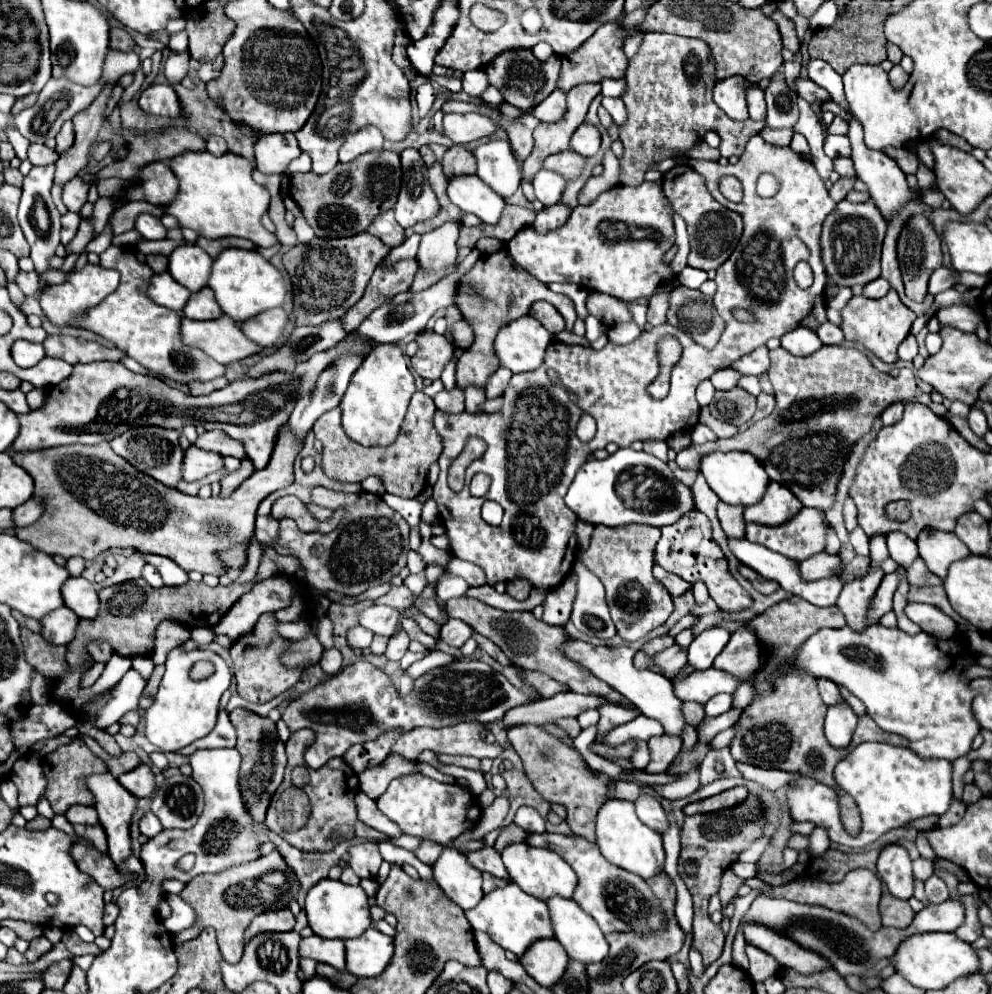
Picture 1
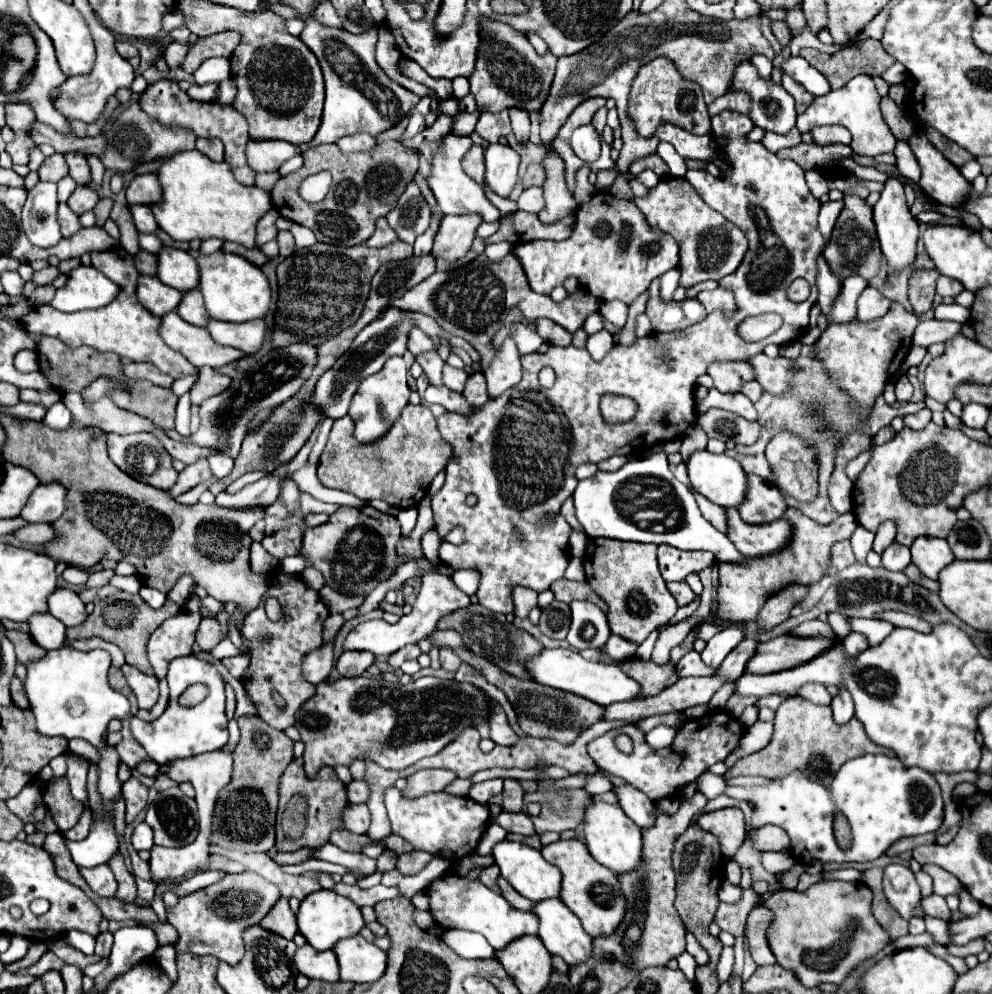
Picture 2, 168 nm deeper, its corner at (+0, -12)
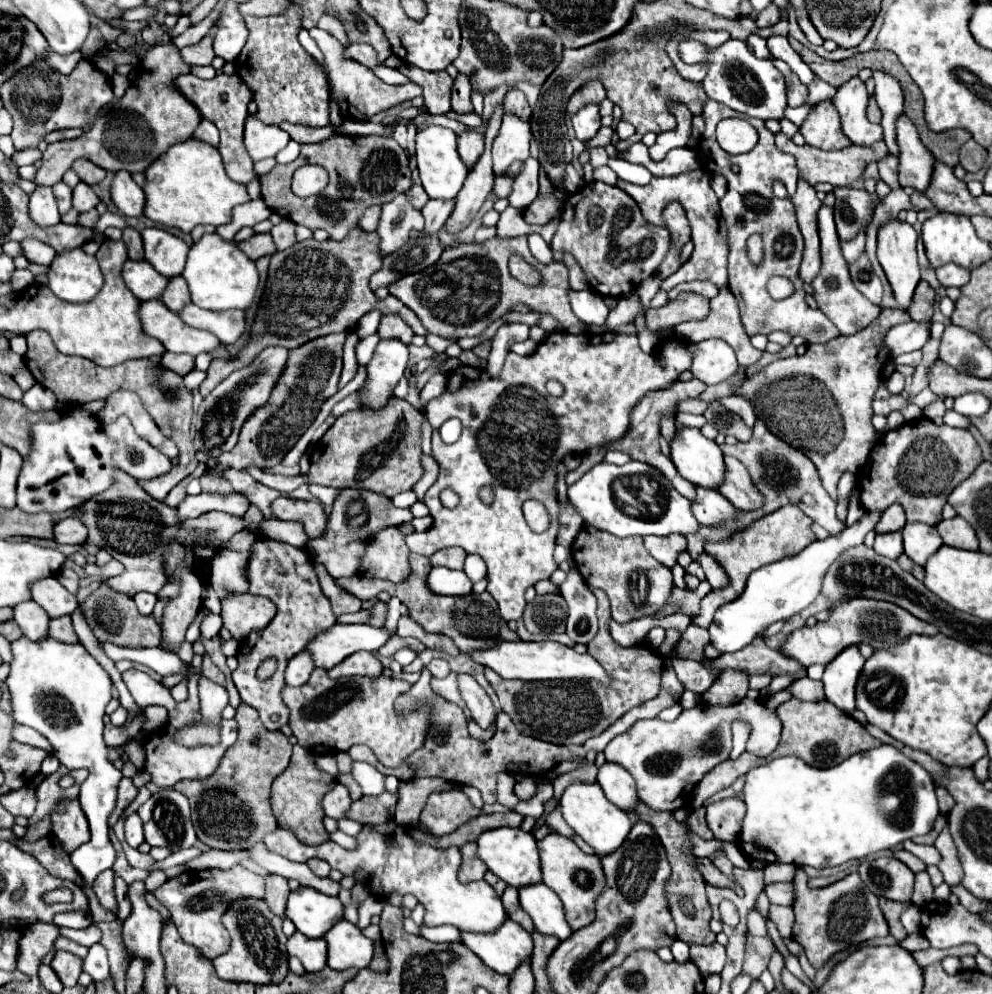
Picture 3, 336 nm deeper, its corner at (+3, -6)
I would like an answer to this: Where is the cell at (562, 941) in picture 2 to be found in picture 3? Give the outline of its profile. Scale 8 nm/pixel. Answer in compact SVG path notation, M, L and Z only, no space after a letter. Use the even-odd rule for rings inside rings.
M531 884L519 888L519 904L531 916L535 930L541 934L565 940L571 936L569 924L563 916L563 906L557 894L545 884Z

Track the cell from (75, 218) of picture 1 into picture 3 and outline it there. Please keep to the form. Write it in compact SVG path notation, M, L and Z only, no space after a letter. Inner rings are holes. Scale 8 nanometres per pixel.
M57 182L53 186L53 194L57 198L57 204L59 204L59 212L65 214L69 208L71 208L71 196L73 196L73 190L65 184L65 182Z

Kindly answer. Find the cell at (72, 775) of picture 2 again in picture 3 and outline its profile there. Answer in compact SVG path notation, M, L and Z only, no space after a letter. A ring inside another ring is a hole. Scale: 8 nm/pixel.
M15 724L13 726L13 738L17 742L23 742L23 744L31 744L35 748L41 748L46 750L49 754L54 754L52 746L49 744L46 738L41 738L41 734L37 734L35 730L31 730L29 726L21 726L21 724Z

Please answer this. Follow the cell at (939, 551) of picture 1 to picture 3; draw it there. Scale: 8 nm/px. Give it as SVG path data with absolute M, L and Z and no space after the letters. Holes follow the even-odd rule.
M907 522L905 528L901 530L903 534L903 546L905 554L915 562L915 564L925 564L927 558L937 552L943 546L941 536L937 534L935 526L921 524L921 522Z

